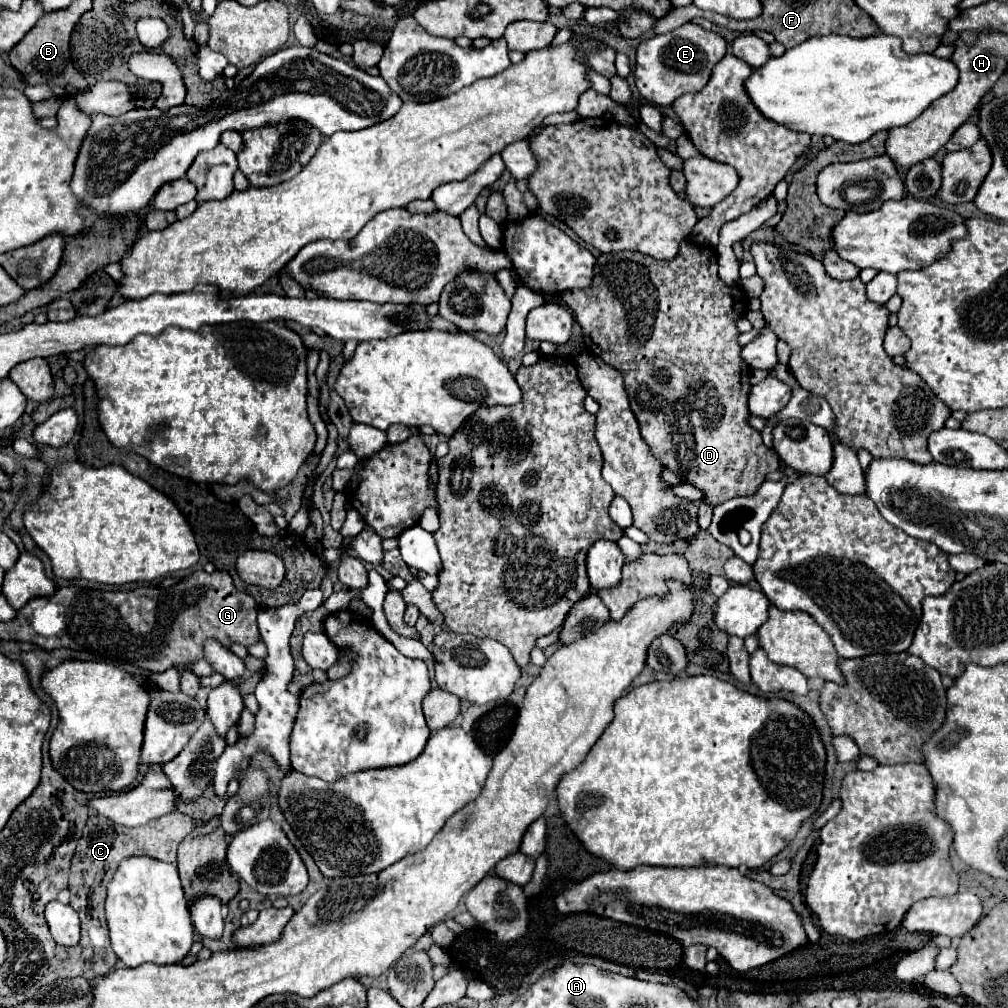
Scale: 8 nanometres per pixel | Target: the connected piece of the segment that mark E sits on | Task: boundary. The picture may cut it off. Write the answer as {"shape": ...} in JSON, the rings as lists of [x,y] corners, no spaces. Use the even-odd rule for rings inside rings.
{"shape":[[[685,23],[669,33],[655,35],[637,47],[635,81],[639,93],[655,107],[671,107],[685,93],[699,91],[707,85],[713,67],[727,53],[727,41],[695,23]]]}

